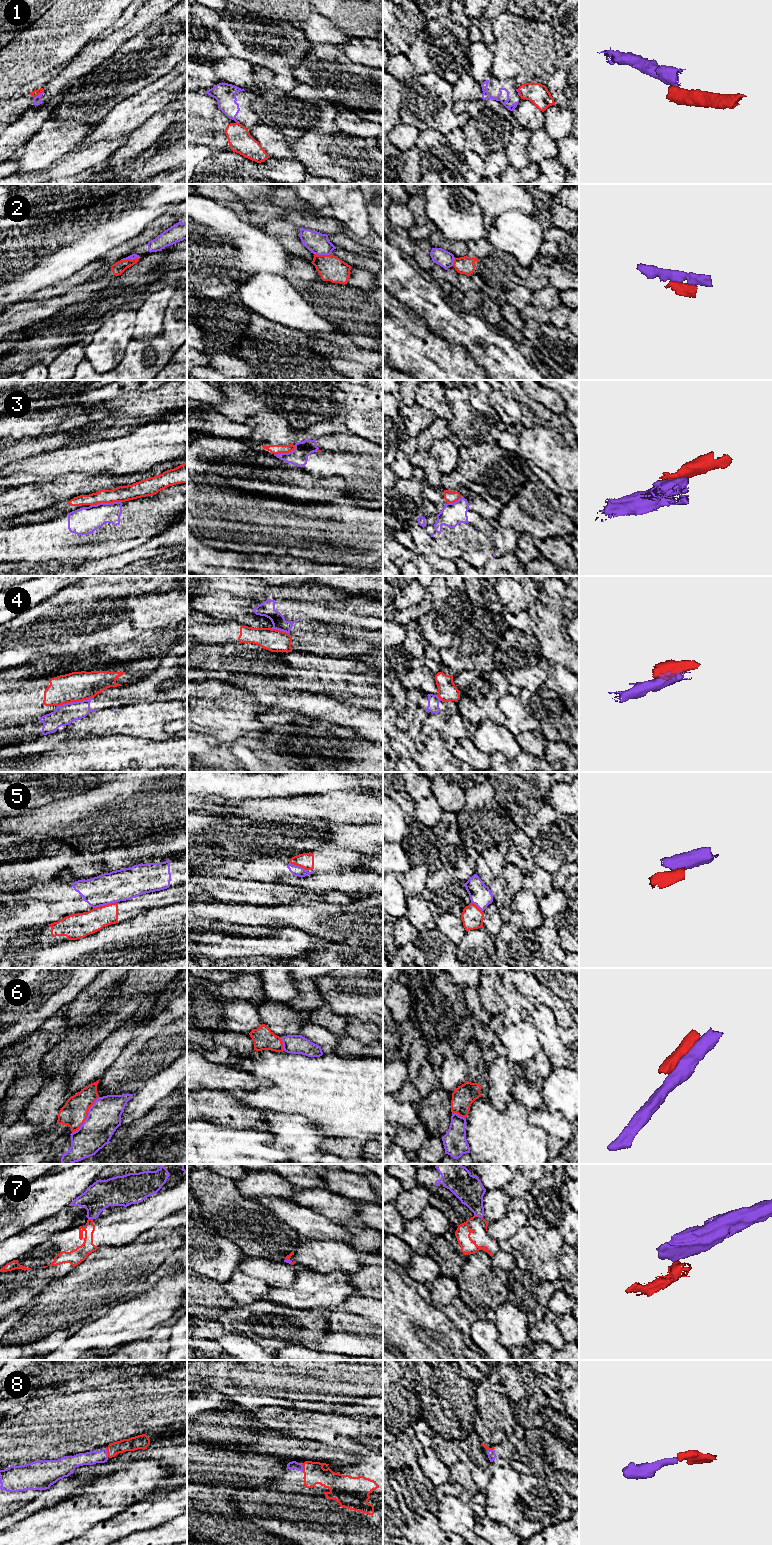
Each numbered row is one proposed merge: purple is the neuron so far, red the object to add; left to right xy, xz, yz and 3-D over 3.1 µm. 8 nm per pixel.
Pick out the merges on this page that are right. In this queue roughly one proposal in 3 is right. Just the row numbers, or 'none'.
8

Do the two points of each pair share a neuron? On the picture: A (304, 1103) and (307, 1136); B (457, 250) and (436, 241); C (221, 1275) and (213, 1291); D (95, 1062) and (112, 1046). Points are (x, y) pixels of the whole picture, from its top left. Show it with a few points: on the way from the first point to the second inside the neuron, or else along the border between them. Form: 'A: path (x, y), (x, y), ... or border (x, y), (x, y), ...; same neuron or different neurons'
A: border (282, 1112), (302, 1115), (322, 1129); different neurons
B: path (452, 246), (441, 242); same neuron
C: border (197, 1273), (222, 1283); different neurons
D: path (99, 1059), (108, 1050); same neuron

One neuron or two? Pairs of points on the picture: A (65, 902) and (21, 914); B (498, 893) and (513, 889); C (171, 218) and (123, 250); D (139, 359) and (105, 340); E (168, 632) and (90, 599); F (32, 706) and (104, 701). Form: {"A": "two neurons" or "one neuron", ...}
{"A": "one neuron", "B": "two neurons", "C": "one neuron", "D": "two neurons", "E": "two neurons", "F": "two neurons"}

